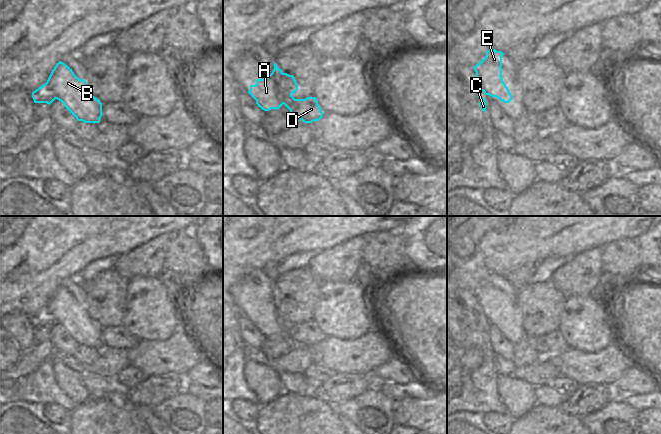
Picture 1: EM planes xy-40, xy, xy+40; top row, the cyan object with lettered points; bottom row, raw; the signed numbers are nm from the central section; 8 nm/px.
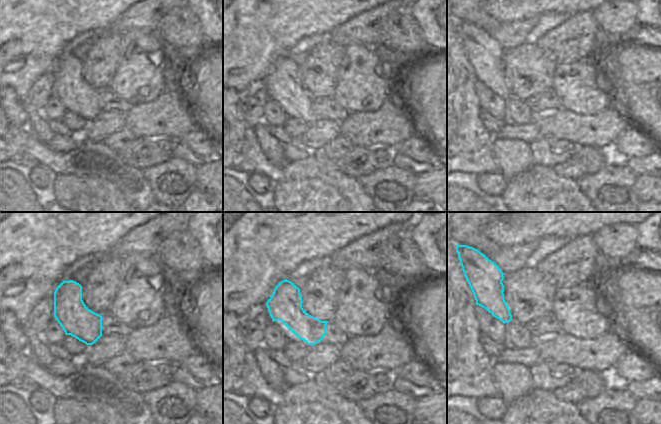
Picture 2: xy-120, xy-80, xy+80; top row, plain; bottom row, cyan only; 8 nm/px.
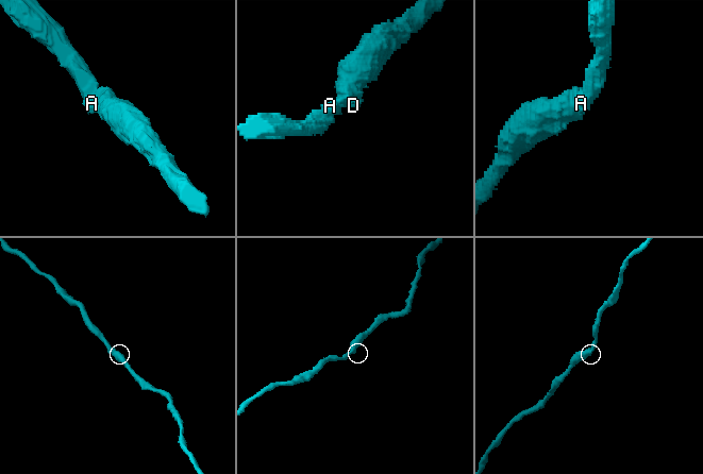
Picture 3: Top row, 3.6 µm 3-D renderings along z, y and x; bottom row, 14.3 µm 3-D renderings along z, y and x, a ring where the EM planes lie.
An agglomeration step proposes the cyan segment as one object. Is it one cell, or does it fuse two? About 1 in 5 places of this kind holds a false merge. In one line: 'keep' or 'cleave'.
keep

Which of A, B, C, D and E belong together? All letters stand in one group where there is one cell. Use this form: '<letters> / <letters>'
A B C D E

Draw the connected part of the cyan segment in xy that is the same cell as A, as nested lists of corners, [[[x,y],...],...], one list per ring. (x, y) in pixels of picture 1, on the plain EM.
[[[274,286],[274,293],[265,303],[257,303],[255,309],[250,310],[248,317],[256,324],[256,328],[264,335],[279,333],[283,328],[290,334],[292,339],[299,341],[304,347],[319,345],[323,336],[316,321],[295,323],[292,318],[298,314],[298,308],[293,299],[283,297]]]

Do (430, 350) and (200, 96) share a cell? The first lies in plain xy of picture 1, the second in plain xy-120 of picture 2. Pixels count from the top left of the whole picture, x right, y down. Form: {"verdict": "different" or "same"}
{"verdict": "same"}

